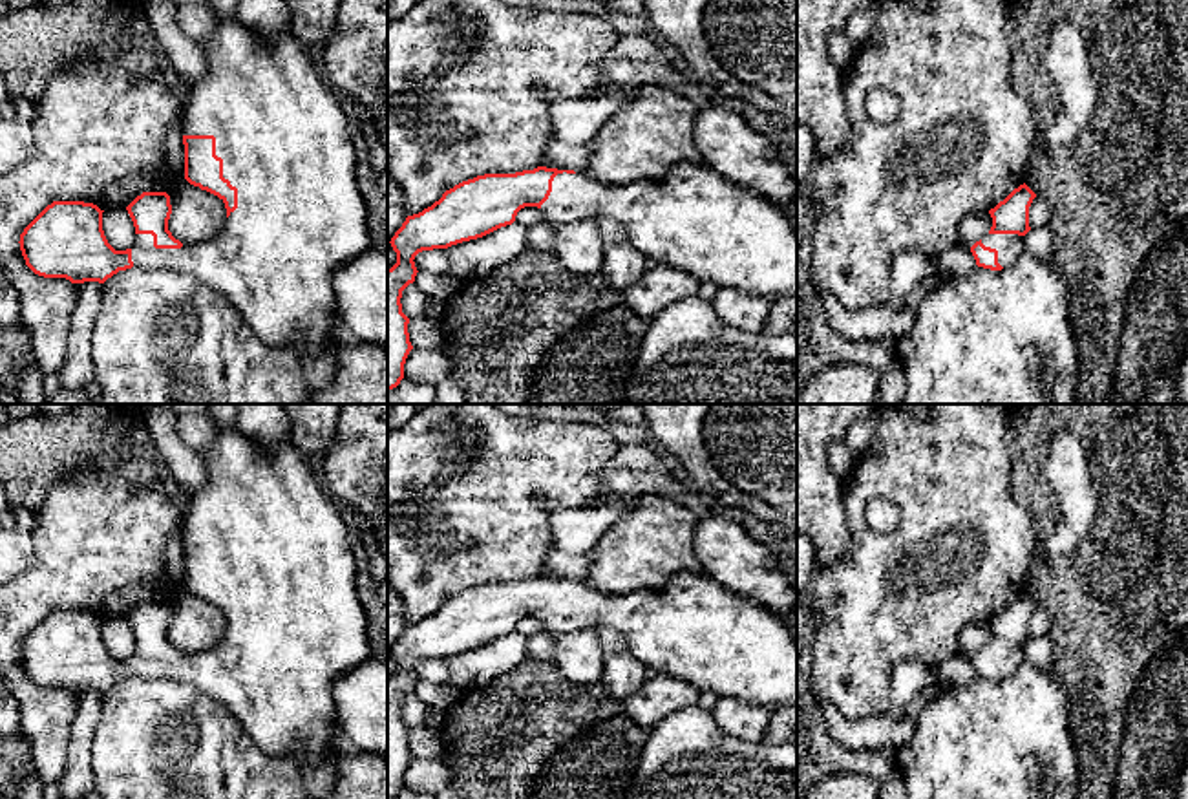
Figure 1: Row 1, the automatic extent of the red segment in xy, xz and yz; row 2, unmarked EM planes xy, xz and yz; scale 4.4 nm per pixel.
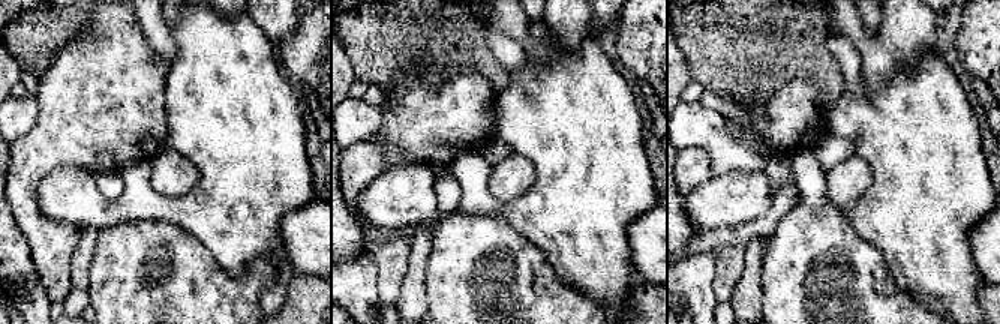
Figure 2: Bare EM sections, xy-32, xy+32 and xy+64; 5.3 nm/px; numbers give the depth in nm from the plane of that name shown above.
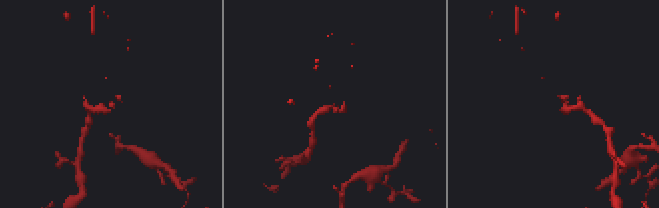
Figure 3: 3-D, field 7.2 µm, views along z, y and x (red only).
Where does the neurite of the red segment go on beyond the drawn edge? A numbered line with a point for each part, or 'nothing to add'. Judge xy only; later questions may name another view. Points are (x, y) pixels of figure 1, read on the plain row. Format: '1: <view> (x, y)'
1: xy (286, 554)

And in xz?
1: xz (691, 628)

